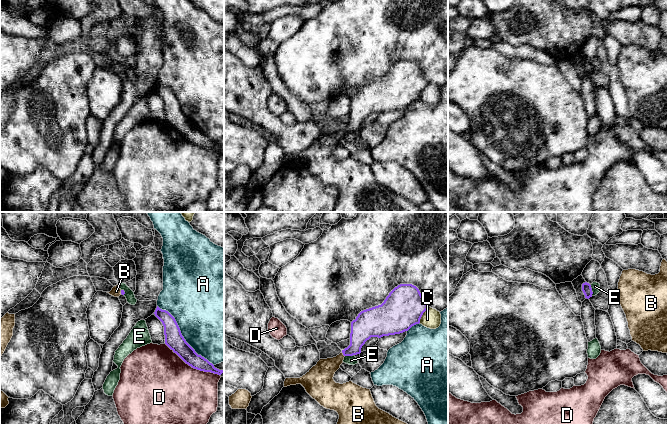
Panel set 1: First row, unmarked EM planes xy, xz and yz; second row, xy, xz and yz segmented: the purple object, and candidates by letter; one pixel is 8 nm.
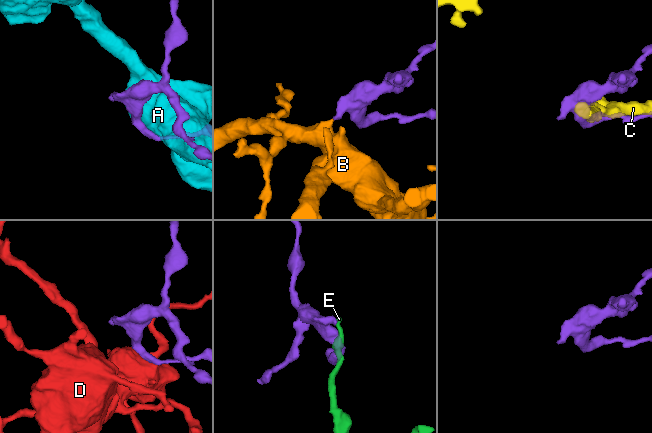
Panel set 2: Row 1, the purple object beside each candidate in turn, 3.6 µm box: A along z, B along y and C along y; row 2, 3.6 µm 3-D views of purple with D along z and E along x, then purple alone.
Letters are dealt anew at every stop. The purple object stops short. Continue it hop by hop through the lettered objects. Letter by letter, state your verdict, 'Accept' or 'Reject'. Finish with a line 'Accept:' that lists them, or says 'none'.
A: Reject
B: Accept
C: Reject
D: Reject
E: Reject
Accept: B

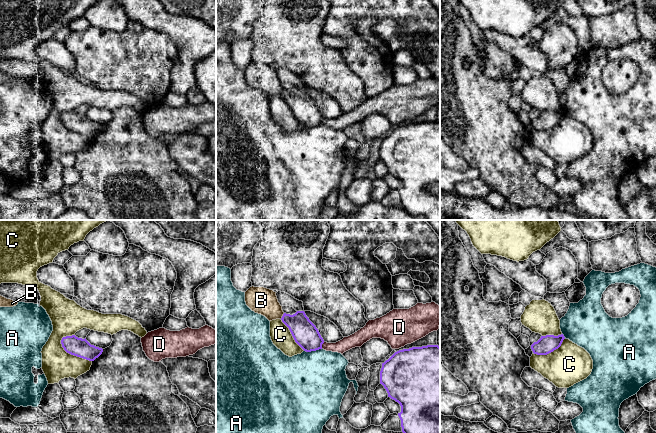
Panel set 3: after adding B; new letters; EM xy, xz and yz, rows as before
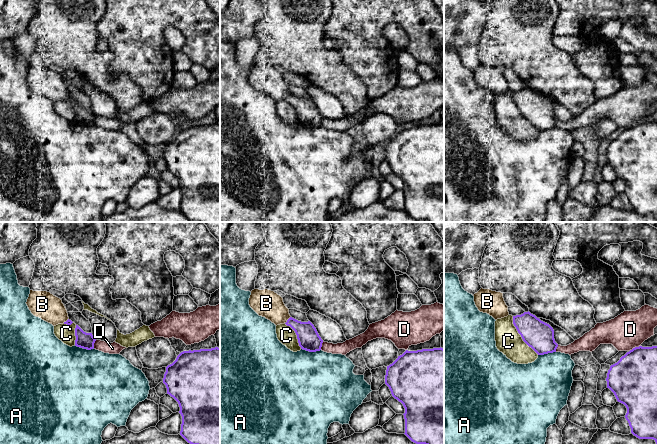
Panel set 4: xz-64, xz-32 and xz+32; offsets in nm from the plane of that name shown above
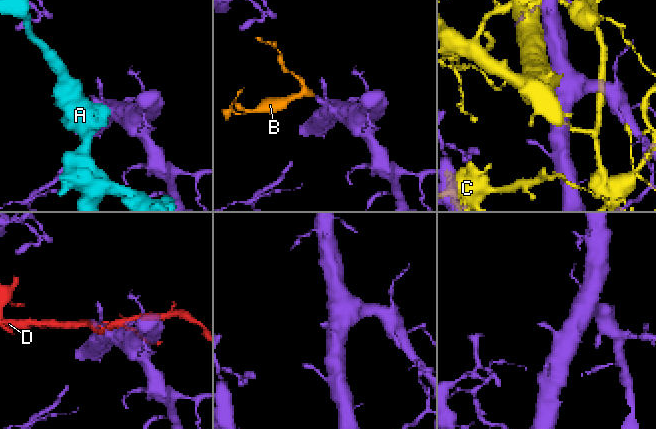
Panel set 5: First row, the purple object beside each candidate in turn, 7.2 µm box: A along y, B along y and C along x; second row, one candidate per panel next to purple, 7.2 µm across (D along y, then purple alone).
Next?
A: Reject
B: Accept
C: Reject
D: Reject
Accept: B

